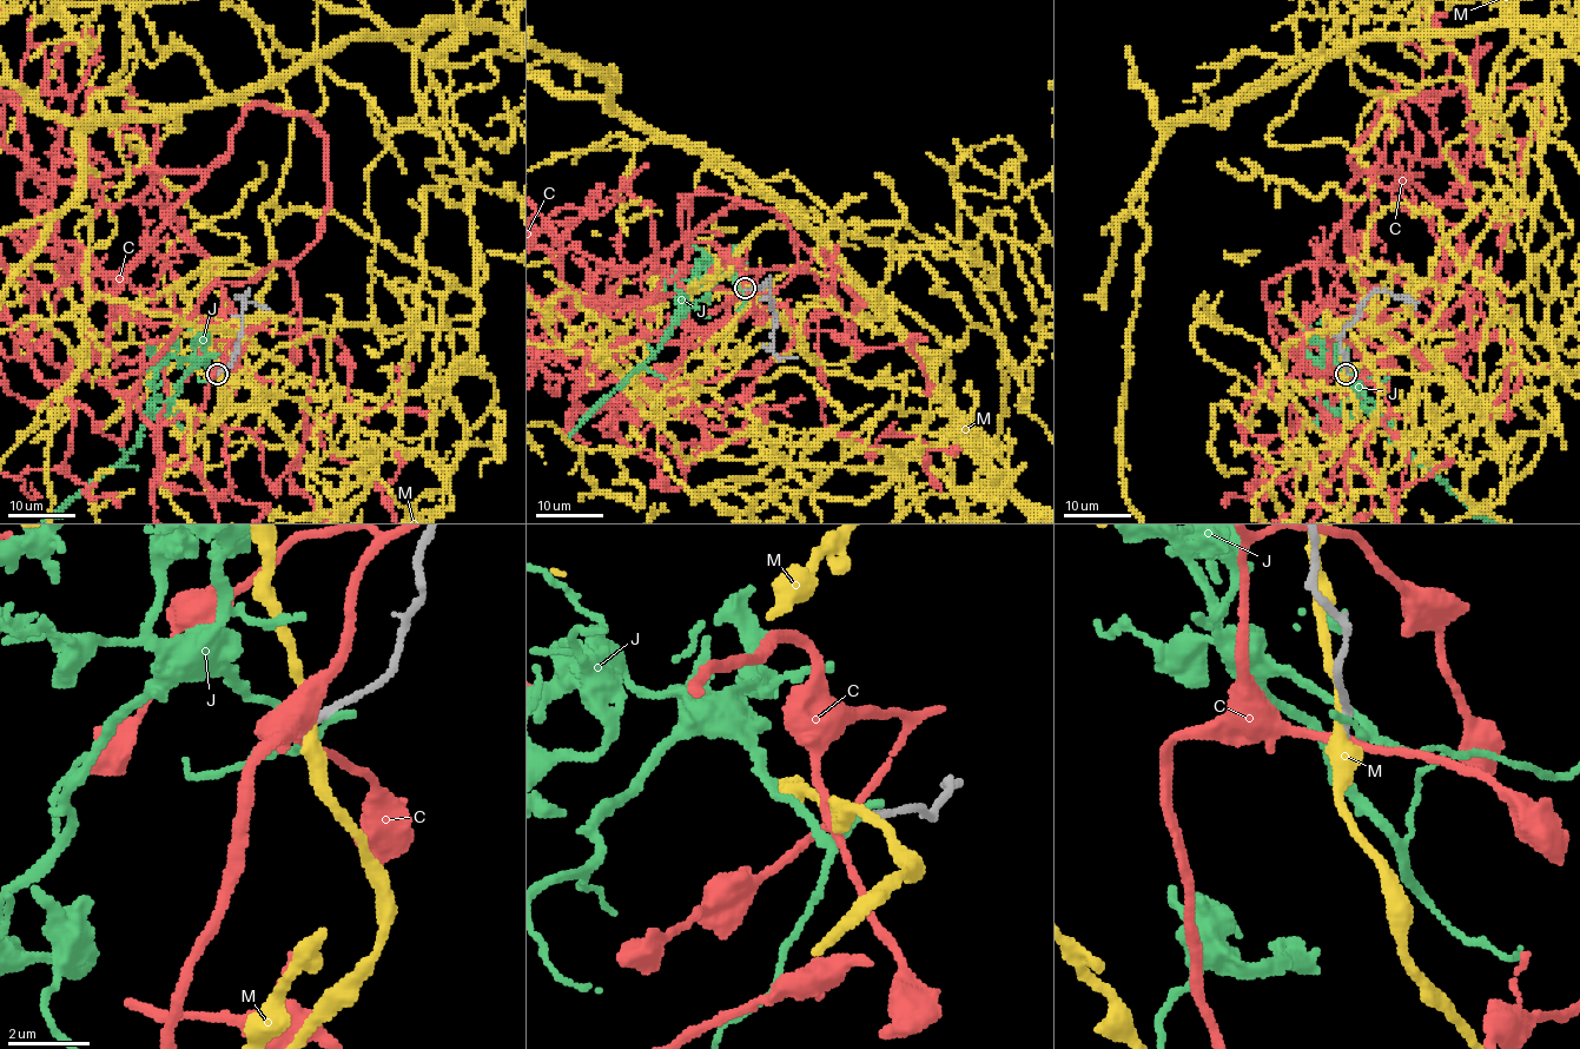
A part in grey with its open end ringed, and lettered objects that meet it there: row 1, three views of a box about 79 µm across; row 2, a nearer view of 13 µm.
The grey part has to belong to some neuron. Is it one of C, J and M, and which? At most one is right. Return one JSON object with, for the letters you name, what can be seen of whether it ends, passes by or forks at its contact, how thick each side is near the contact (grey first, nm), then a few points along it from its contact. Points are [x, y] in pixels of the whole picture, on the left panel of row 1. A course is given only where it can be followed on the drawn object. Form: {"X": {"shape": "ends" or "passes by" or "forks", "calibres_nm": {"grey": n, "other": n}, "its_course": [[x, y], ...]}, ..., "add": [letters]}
{"add": []}

